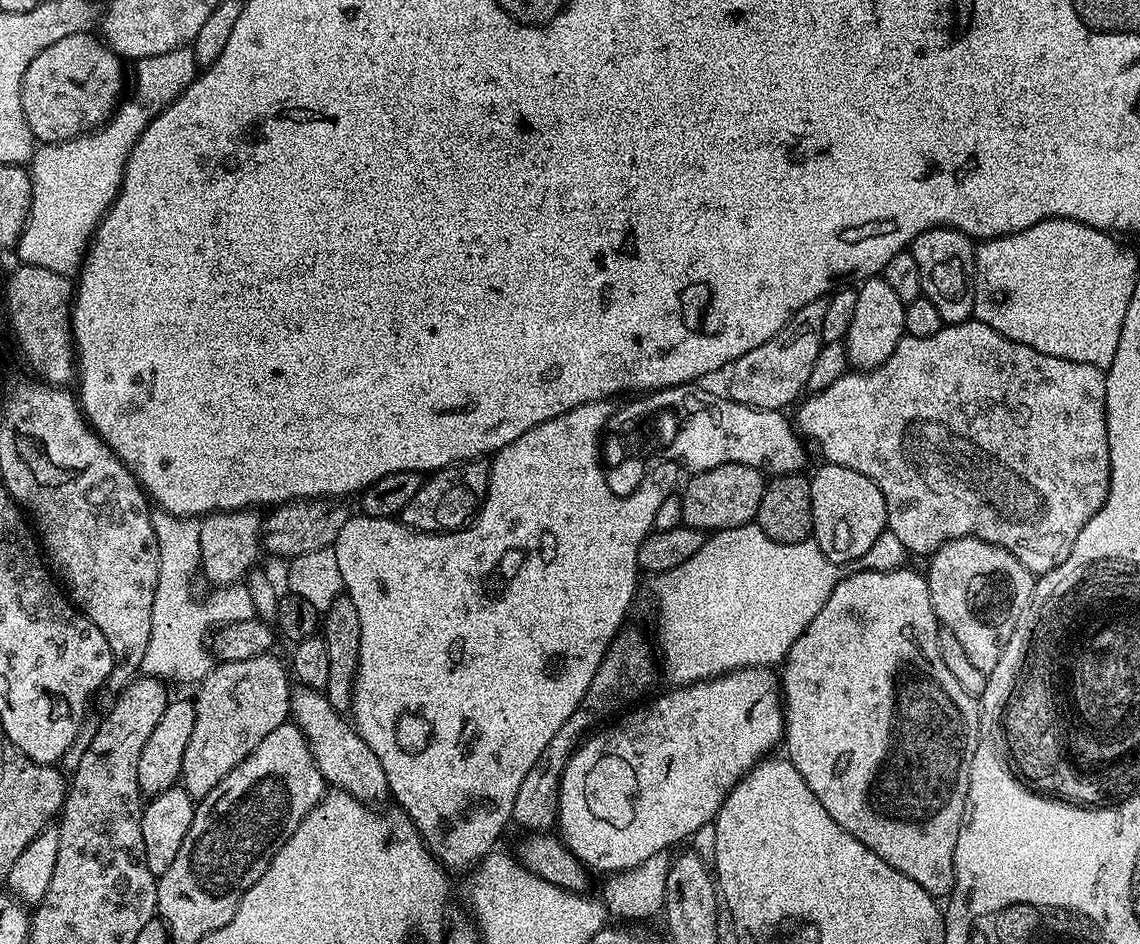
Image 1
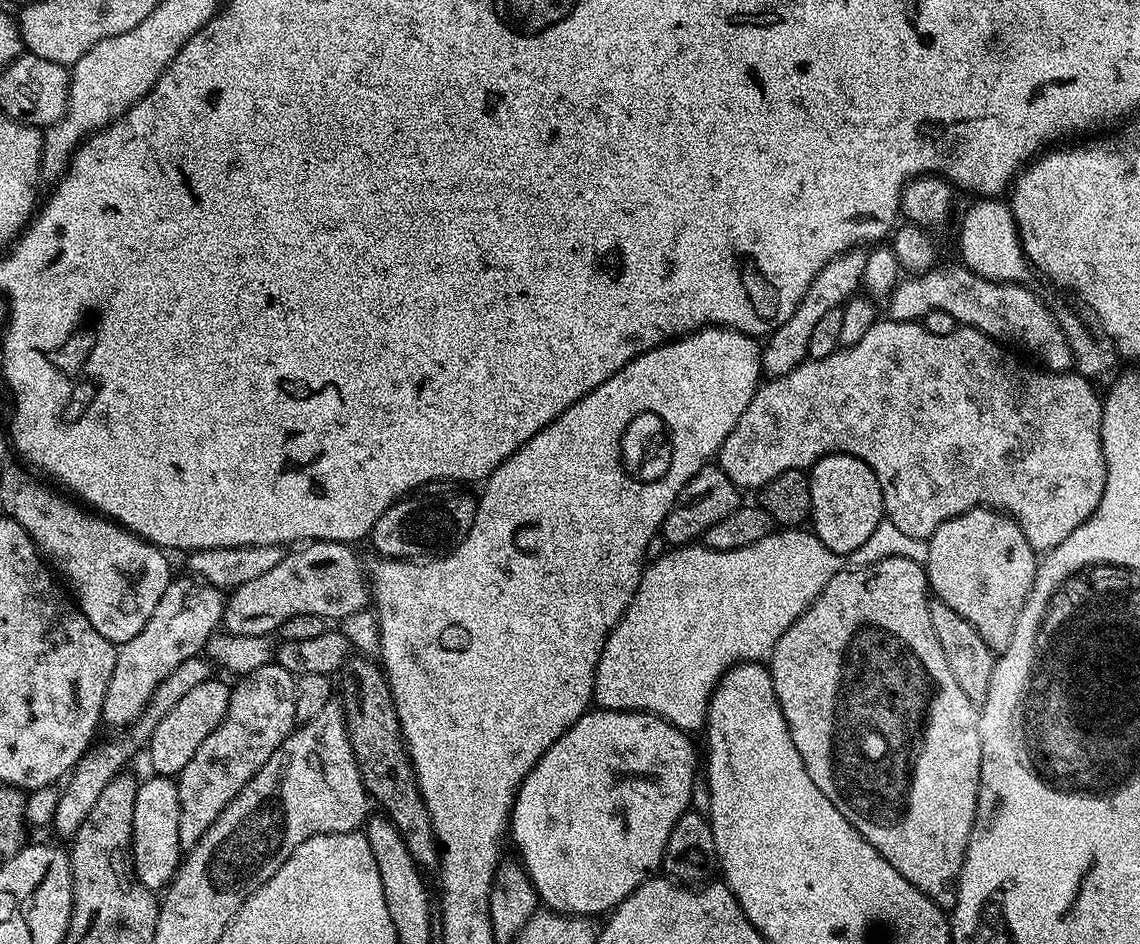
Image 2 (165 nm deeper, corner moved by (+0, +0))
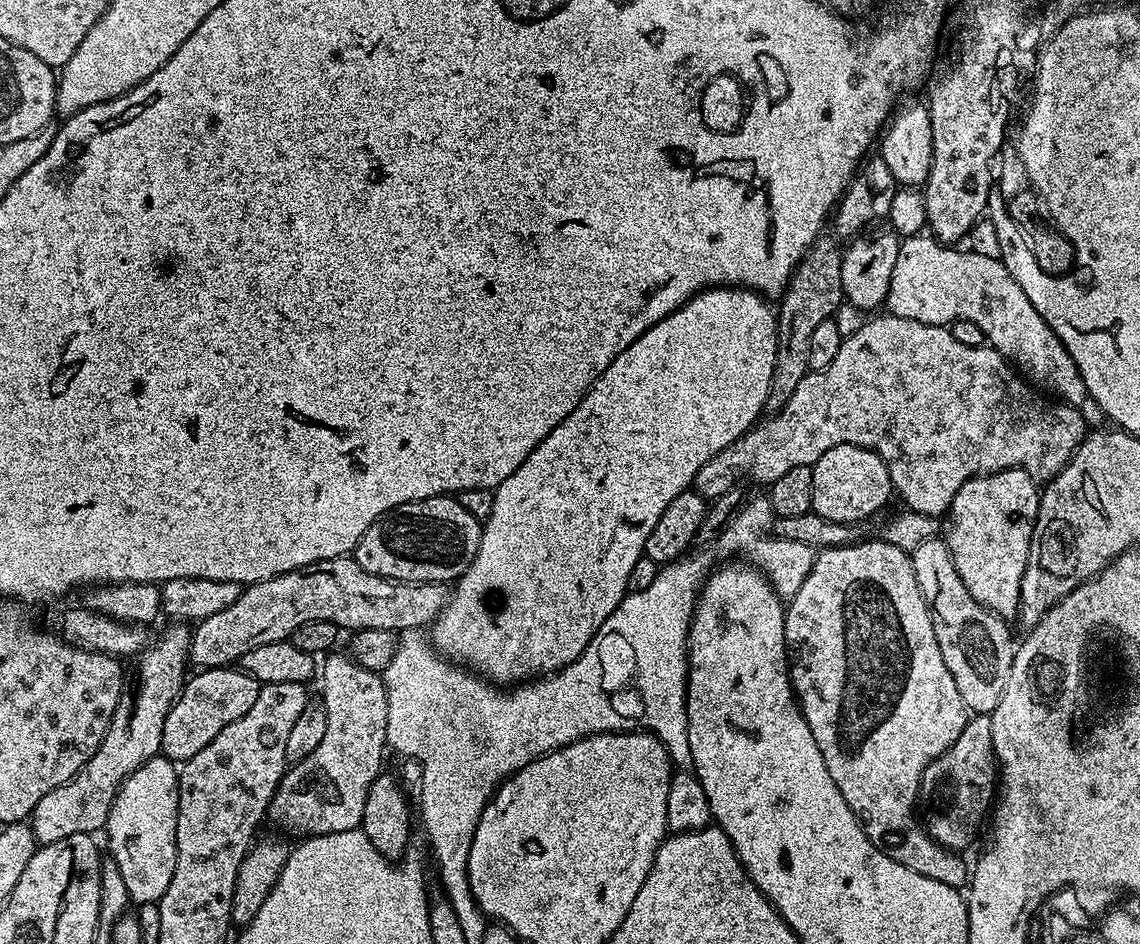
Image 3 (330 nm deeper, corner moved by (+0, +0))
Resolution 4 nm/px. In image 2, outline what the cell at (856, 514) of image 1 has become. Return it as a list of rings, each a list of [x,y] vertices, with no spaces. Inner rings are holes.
[[[833,454],[824,456],[812,465],[808,481],[812,499],[811,531],[816,533],[829,552],[851,557],[851,552],[858,551],[875,534],[880,520],[882,524],[885,519],[884,499],[878,478],[870,466],[866,466],[866,462],[853,456]]]

